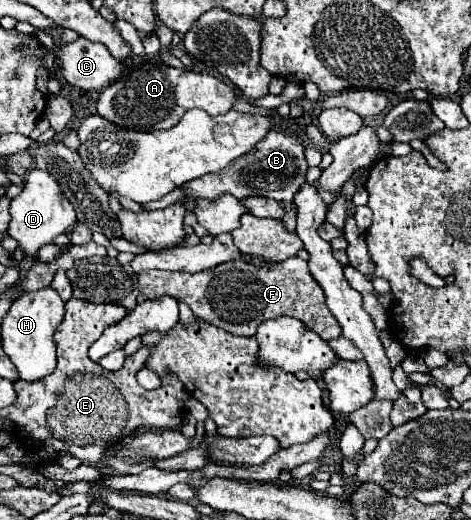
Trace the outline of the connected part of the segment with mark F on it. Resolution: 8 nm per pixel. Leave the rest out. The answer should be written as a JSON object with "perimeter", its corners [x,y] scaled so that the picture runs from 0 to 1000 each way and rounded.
{"perimeter":[[[611,496],[599,508],[582,512],[539,512],[518,500],[476,504],[459,515],[395,527],[395,523],[357,523],[357,519],[306,519],[293,527],[297,565],[310,577],[331,577],[344,569],[386,573],[412,600],[412,608],[433,612],[437,619],[501,642],[501,646],[539,646],[544,631],[577,612],[620,608],[658,627],[671,642],[688,654],[709,654],[726,646],[726,631],[718,615],[692,588],[692,573],[675,542],[667,542],[650,500],[641,496]]]}

